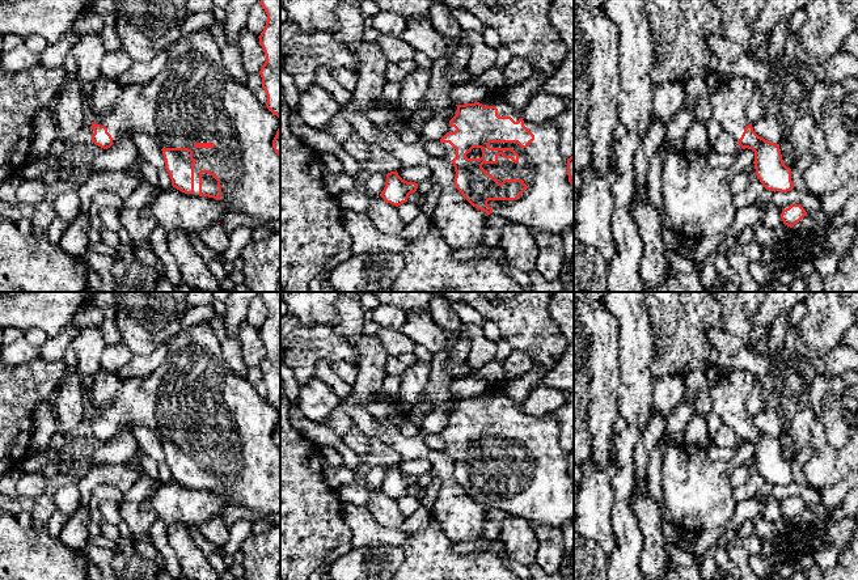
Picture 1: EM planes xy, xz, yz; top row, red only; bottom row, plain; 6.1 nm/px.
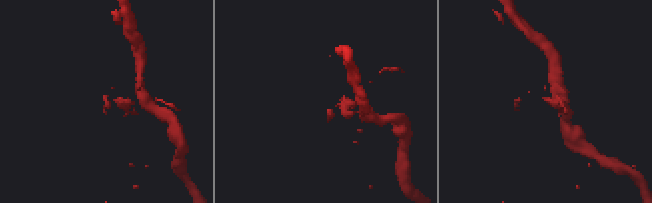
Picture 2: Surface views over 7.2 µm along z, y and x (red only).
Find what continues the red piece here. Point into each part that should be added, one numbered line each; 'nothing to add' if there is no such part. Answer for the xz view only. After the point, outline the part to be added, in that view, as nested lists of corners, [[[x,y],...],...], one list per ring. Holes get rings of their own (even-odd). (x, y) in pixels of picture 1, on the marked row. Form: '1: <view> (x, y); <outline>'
1: xz (548, 203); [[[551,120],[544,123],[525,122],[524,126],[534,135],[534,140],[521,148],[517,143],[490,143],[490,148],[512,148],[519,154],[519,162],[498,156],[496,164],[483,164],[482,168],[499,183],[504,179],[523,179],[528,189],[516,200],[489,200],[493,215],[524,225],[532,230],[550,232],[561,236],[574,229],[574,186],[569,182],[567,158],[559,151],[559,131]]]

